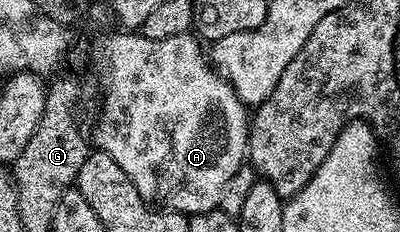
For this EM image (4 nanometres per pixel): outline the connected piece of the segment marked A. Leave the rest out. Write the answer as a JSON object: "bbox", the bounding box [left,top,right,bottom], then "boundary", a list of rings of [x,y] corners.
{"bbox":[93,32,250,216],"boundary":[[[141,32],[118,33],[122,34],[108,35],[94,50],[94,62],[98,65],[98,74],[102,77],[102,88],[107,94],[102,102],[102,115],[99,116],[98,123],[94,126],[93,145],[101,153],[112,156],[112,160],[116,160],[120,168],[124,168],[124,176],[132,180],[136,192],[140,192],[140,196],[151,207],[187,216],[206,214],[210,210],[218,209],[218,201],[224,192],[224,184],[228,184],[228,180],[236,176],[236,168],[240,168],[248,158],[250,128],[247,107],[238,98],[238,93],[231,88],[229,82],[214,69],[204,46],[202,50],[201,44],[203,43],[193,33],[168,36],[168,40],[148,40]]]}

